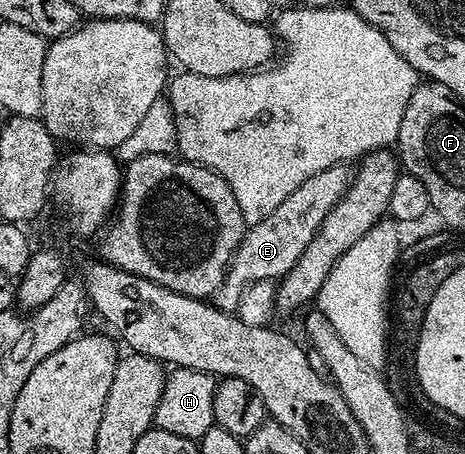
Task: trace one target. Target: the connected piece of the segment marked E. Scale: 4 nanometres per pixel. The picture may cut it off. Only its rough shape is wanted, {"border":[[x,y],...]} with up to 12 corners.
{"border":[[345,163],[247,227],[213,307],[289,274],[349,191]]}

